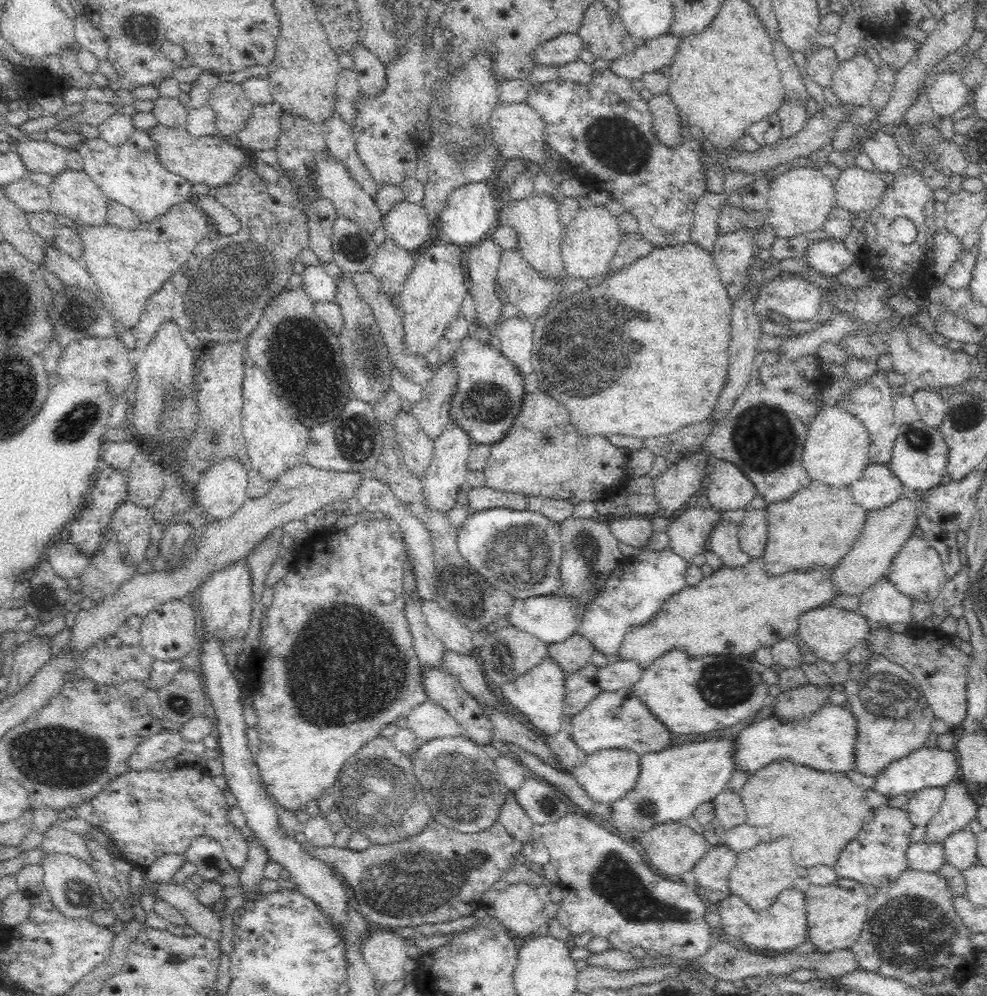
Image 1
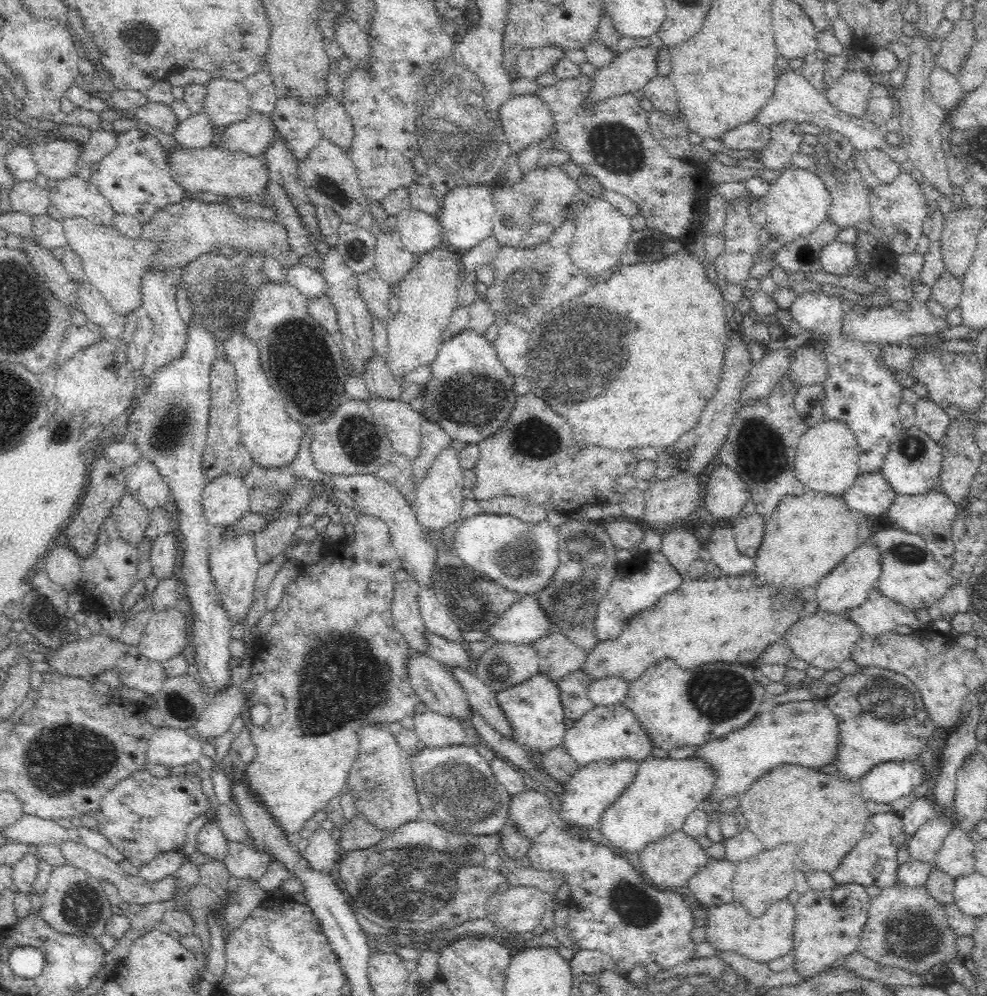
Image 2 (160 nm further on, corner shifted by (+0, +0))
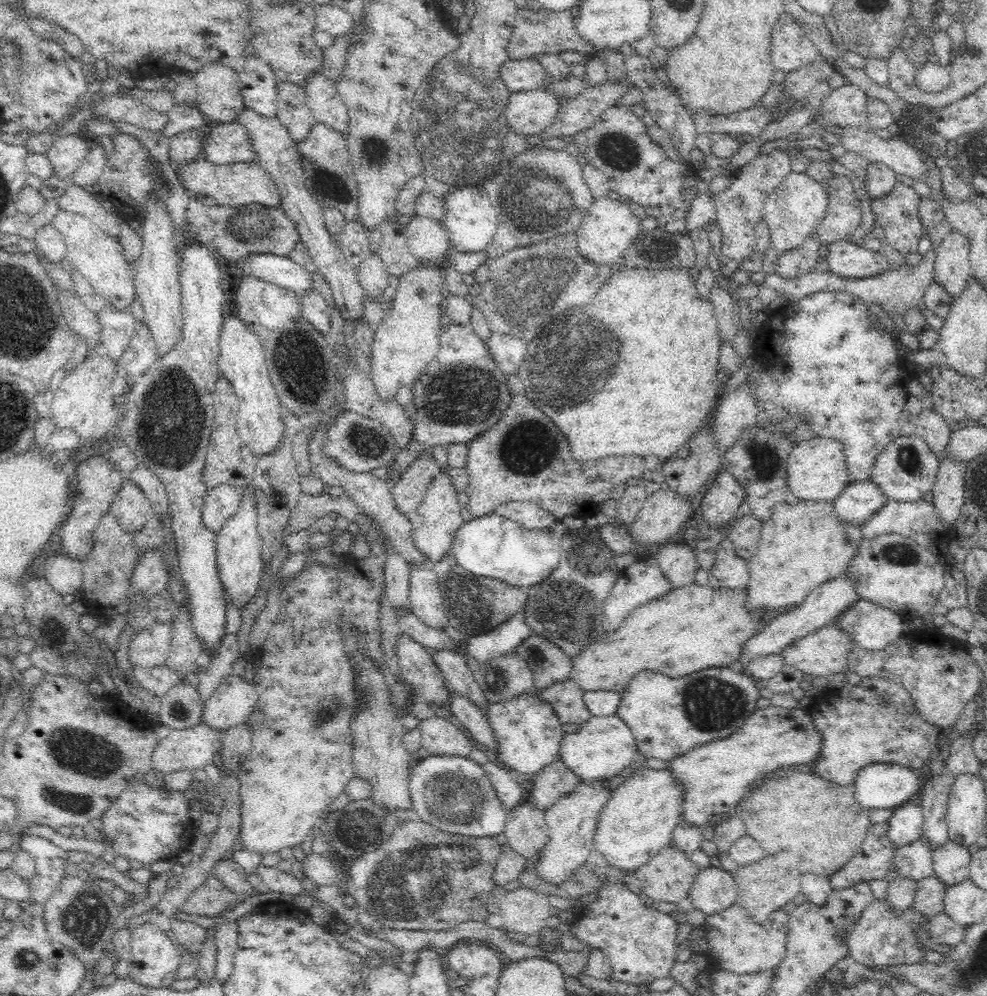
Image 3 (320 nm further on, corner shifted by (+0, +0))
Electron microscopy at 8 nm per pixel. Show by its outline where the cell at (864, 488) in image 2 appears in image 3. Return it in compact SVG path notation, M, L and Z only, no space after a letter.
M849 482L832 504L840 520L860 526L872 514L879 512L887 500L874 482Z

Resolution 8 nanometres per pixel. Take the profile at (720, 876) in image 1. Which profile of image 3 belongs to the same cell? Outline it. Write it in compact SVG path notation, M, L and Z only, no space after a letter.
M709 866L698 871L689 892L687 905L702 911L704 916L707 917L731 907L737 902L737 898L738 891L733 875L724 871L724 869Z

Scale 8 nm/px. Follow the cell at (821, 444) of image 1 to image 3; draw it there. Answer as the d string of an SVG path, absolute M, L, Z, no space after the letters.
M810 437L792 447L788 454L787 483L799 502L832 503L849 483L848 465L842 445L828 437Z

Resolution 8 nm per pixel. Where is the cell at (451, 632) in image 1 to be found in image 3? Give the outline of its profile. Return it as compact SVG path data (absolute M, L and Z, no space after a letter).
M408 562L408 567L410 567L408 596L412 613L432 628L449 627L448 611L443 602L438 575L428 562L423 564Z

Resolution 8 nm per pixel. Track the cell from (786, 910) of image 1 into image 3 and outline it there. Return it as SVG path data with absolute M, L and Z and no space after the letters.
M734 903L722 912L705 917L702 926L708 944L704 954L710 959L715 970L726 970L737 976L748 976L772 970L785 958L789 914L783 908L776 909L765 923L759 925L754 922L745 908Z

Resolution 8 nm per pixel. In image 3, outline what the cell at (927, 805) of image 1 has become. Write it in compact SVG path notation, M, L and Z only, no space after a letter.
M904 803L892 810L887 820L886 837L897 847L912 844L922 837L923 814L918 804Z

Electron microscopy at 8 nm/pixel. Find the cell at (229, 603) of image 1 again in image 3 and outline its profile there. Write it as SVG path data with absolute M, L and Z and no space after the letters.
M244 492L239 510L226 521L216 538L219 579L230 601L240 609L253 600L262 576L262 540L258 533L258 509L254 496Z

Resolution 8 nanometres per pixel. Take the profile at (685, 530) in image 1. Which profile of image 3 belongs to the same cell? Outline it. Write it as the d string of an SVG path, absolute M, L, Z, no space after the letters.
M675 539L657 548L654 553L658 567L672 589L691 585L695 582L697 570L696 553L686 541Z

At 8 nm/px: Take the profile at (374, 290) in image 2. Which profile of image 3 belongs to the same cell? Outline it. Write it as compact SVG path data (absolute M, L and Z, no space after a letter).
M372 253L358 265L355 272L365 296L382 302L382 294L384 294L390 274L386 271L380 255Z

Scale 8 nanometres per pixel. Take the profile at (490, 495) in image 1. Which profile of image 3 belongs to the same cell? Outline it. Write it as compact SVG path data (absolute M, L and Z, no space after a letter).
M510 502L500 506L496 515L512 519L528 530L553 530L558 520L542 507L528 502Z

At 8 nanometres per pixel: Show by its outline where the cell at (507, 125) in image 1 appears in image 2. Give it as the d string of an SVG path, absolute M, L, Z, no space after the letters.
M537 93L513 94L499 113L511 152L518 153L529 144L540 143L552 132L552 111Z

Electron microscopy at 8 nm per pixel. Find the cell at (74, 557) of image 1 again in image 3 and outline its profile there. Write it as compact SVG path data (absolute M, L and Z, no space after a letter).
M60 551L46 560L41 574L56 593L75 596L83 587L83 561L73 559Z

